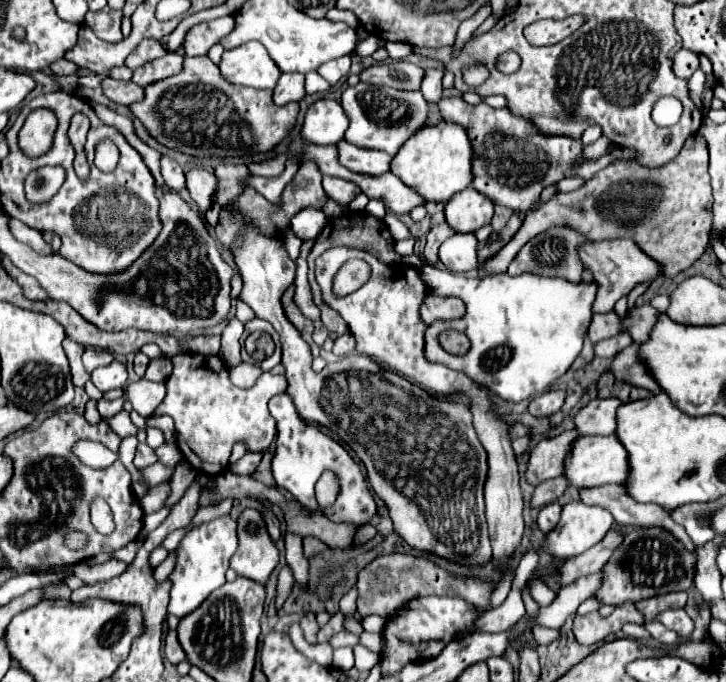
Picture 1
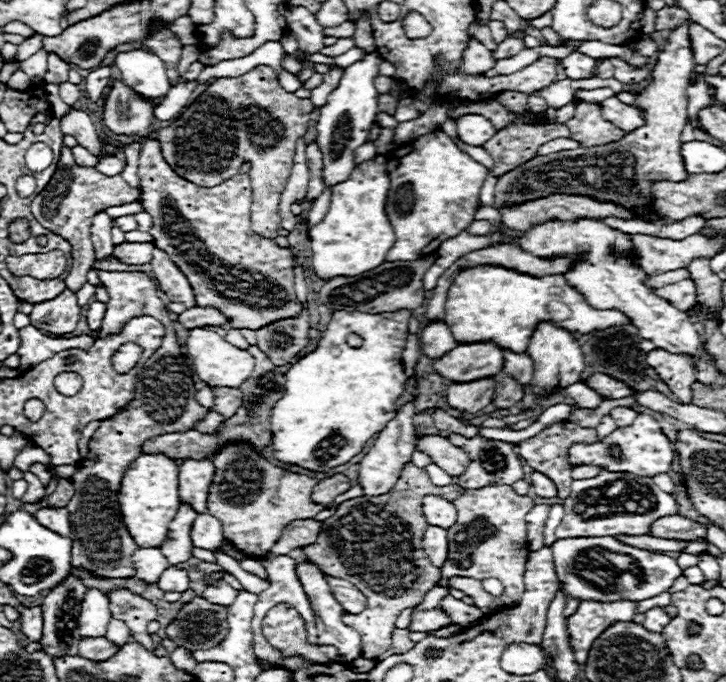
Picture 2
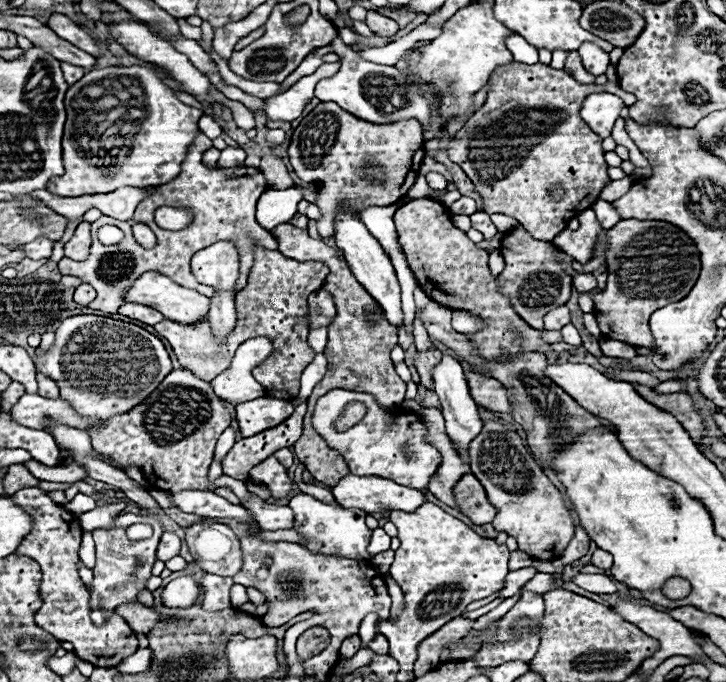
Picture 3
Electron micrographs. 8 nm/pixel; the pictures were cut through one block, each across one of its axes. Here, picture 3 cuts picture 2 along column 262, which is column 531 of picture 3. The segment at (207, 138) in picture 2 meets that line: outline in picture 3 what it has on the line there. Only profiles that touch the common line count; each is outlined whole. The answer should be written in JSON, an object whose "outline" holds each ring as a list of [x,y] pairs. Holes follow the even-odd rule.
{"outline":[[[518,62],[502,66],[490,76],[490,90],[484,106],[472,114],[472,118],[456,136],[450,138],[446,148],[448,158],[456,162],[474,182],[476,190],[484,198],[486,214],[506,214],[510,218],[516,218],[532,238],[550,242],[566,228],[566,224],[574,216],[590,208],[594,200],[598,200],[600,188],[610,182],[606,174],[608,164],[602,160],[602,138],[586,126],[586,122],[578,116],[578,110],[582,106],[582,100],[586,100],[586,96],[590,96],[592,92],[612,92],[612,88],[618,88],[618,84],[578,84],[564,70],[556,70],[540,62],[532,66]],[[558,184],[562,184],[564,196],[560,200],[554,200],[550,188]],[[482,186],[498,186],[498,192]]]}

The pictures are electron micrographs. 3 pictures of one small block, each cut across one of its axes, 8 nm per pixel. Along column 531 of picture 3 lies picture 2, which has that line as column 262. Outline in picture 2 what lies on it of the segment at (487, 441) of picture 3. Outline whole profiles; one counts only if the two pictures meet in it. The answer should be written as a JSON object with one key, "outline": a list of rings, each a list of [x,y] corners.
{"outline":[[[246,442],[226,444],[214,456],[216,474],[208,492],[208,512],[222,520],[224,538],[228,538],[234,548],[248,554],[250,558],[264,556],[270,552],[274,542],[280,538],[282,528],[290,520],[314,518],[324,506],[318,506],[310,500],[310,490],[316,486],[316,478],[286,472],[280,466],[274,466],[268,458],[254,452]]]}

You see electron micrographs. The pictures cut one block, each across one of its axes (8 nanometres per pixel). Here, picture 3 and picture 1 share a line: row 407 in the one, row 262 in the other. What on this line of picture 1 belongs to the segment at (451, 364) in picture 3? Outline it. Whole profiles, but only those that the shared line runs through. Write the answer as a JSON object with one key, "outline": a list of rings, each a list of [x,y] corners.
{"outline":[[[454,234],[440,246],[440,262],[450,272],[468,272],[478,268],[476,262],[478,240],[474,234]]]}

